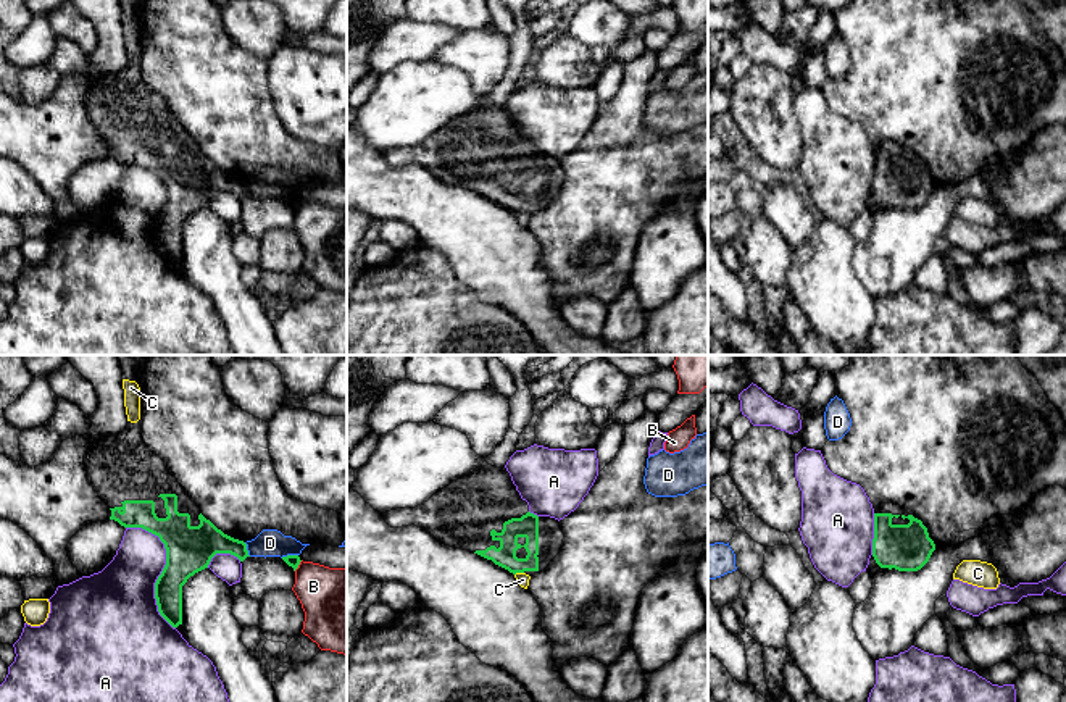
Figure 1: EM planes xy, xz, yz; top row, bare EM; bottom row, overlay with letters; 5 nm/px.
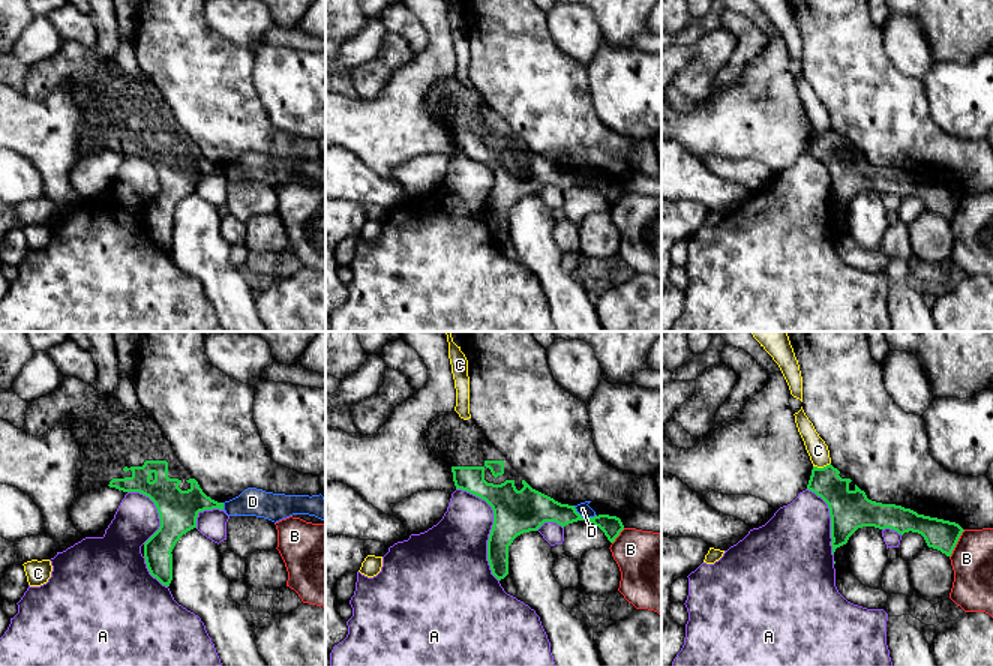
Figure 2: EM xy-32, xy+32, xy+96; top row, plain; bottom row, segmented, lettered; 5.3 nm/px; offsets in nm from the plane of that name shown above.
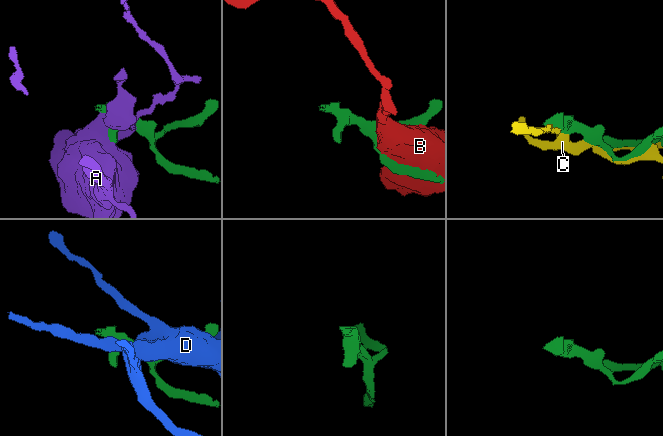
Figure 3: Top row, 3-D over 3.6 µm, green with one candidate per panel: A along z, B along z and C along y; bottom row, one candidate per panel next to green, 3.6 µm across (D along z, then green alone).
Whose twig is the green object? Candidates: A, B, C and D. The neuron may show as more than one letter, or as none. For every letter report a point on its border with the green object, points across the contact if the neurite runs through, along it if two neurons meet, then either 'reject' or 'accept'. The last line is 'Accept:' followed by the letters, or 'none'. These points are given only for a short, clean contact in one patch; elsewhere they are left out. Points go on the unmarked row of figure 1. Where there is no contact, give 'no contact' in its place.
A: contact xy (165, 205); reject
B: contact xy (299, 202); reject
C: contact xz (518, 210); reject
D: contact xy (289, 194); border xy (297, 192), (281, 196); reject
Accept: none

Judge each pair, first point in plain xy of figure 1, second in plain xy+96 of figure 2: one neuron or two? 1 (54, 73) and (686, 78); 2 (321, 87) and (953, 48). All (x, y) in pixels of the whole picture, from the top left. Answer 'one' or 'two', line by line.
1: one
2: two

